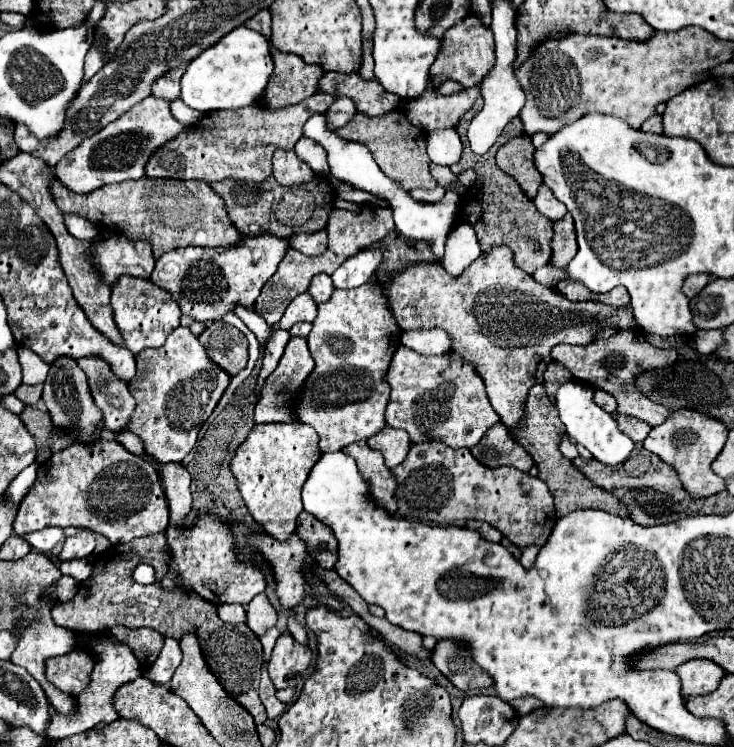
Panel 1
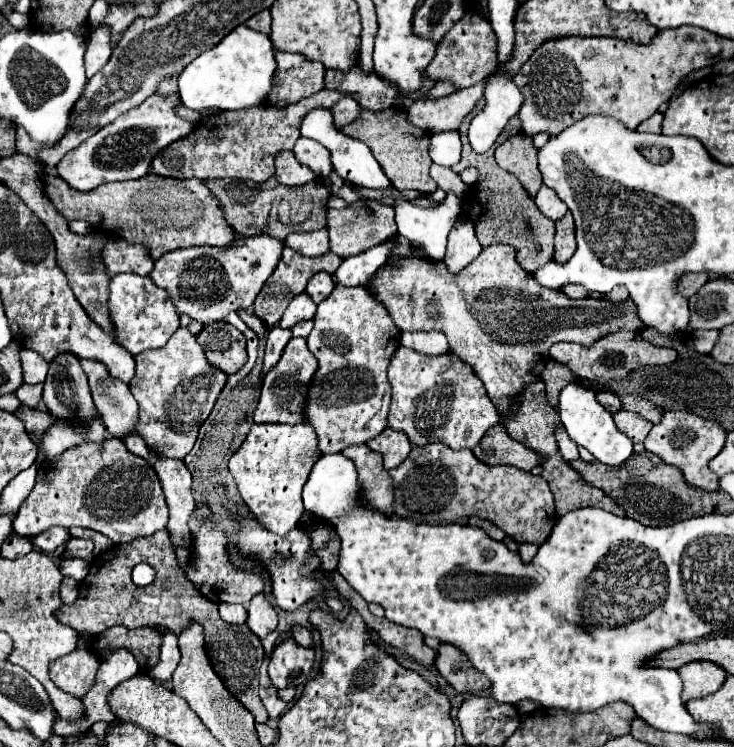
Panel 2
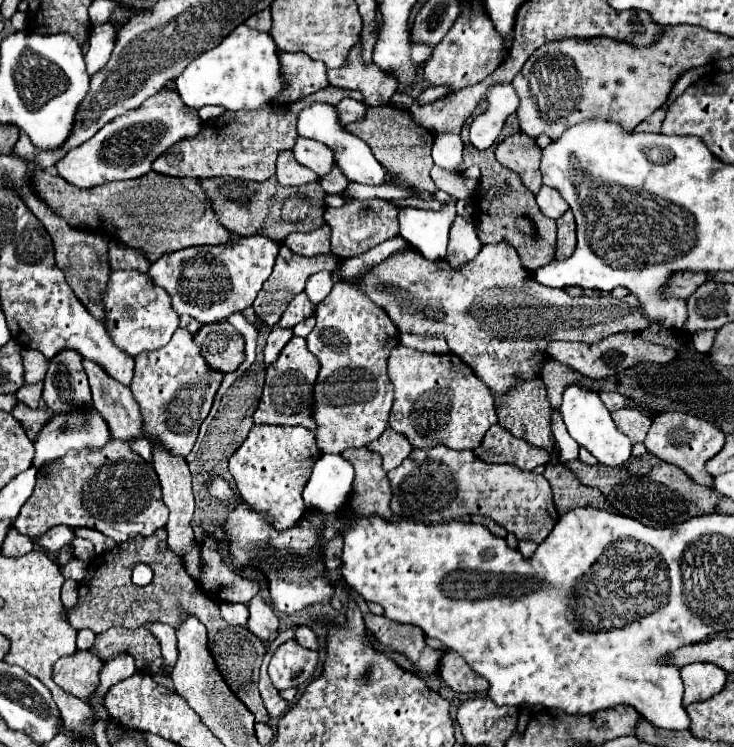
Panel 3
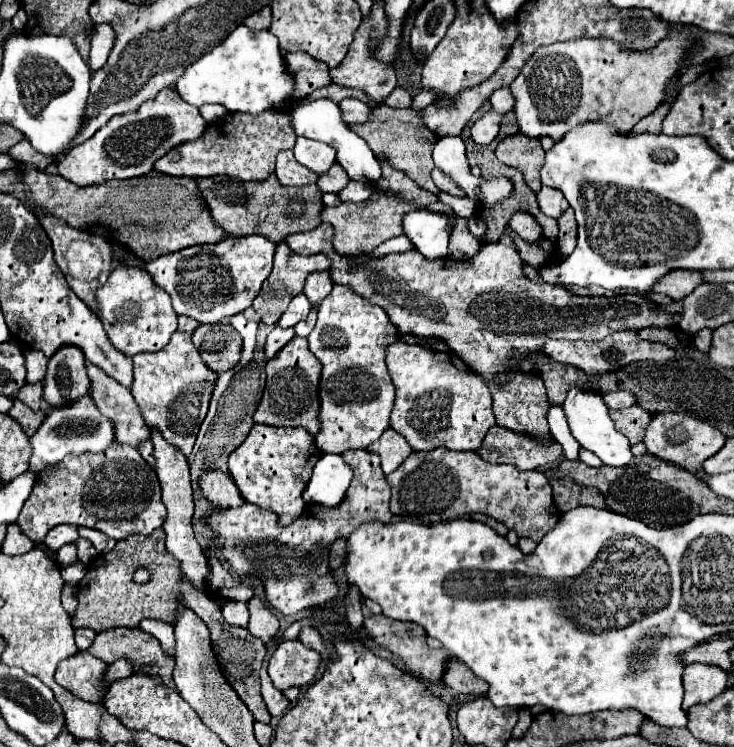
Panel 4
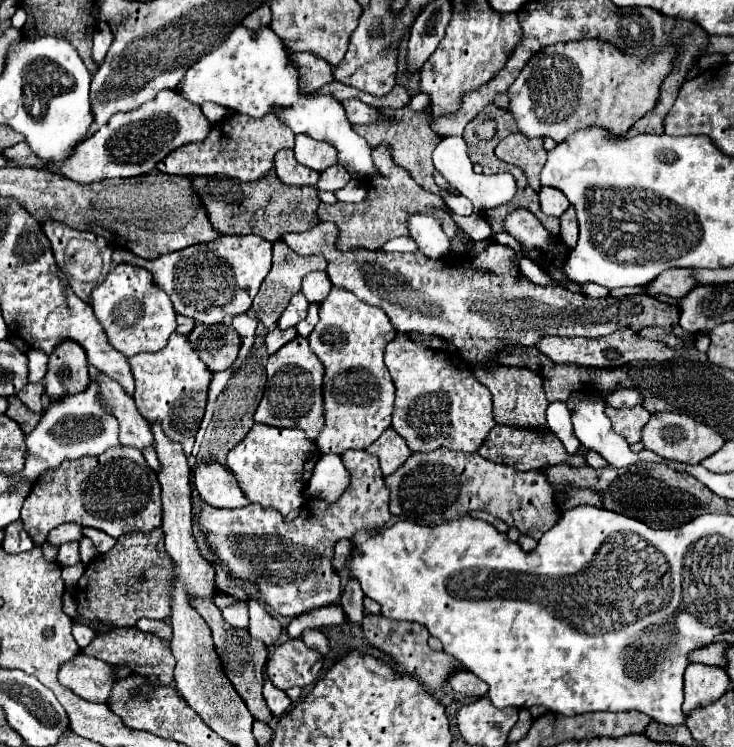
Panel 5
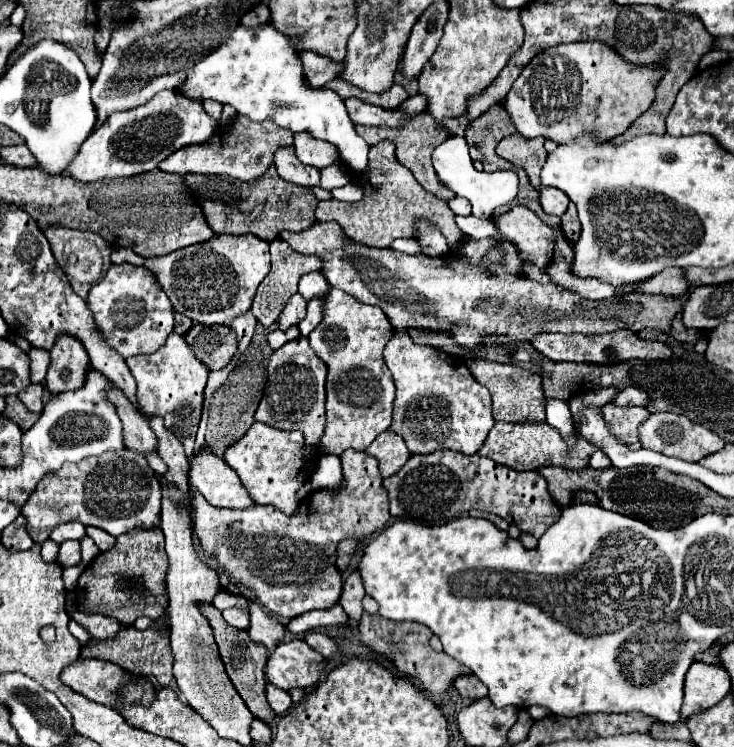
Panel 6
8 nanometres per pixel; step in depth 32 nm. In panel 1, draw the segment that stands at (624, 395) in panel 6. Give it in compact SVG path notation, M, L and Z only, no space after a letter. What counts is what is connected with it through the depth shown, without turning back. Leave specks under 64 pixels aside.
M596 390L596 392L594 392L594 402L596 402L602 410L606 410L606 412L610 412L610 414L616 410L616 398L614 398L612 394L608 394L608 392Z

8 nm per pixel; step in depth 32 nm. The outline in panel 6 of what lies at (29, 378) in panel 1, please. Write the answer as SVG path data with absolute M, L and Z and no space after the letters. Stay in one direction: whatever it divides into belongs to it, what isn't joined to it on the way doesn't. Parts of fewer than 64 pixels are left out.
M32 348L28 352L30 356L30 378L32 382L42 382L46 372L48 372L48 364L50 364L50 352L44 352L42 348Z

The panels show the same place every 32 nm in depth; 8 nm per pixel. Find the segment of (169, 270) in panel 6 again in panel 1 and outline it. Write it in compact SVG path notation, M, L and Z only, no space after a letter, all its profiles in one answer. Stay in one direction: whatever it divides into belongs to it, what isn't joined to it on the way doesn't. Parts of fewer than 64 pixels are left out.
M272 234L252 238L244 236L240 244L228 248L176 248L158 258L150 280L172 292L182 308L182 314L188 314L200 322L212 322L228 314L232 304L244 304L250 308L262 286L276 272L288 248L288 238L278 238Z

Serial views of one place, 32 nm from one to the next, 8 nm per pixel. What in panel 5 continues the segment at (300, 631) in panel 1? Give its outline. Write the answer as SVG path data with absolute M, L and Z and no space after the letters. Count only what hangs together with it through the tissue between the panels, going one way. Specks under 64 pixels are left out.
M306 628L300 638L304 640L304 644L306 644L308 648L312 648L312 650L316 650L316 652L320 652L320 654L328 654L328 652L330 652L330 648L328 648L328 638L326 638L322 632L314 630L314 628Z

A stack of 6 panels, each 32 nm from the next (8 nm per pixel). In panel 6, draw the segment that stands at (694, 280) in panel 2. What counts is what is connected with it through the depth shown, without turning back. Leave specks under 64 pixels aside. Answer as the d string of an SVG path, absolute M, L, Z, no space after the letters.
M666 268L664 272L656 274L652 280L646 280L644 284L638 284L634 288L646 294L664 294L678 298L690 290L690 282L686 280L684 268Z

